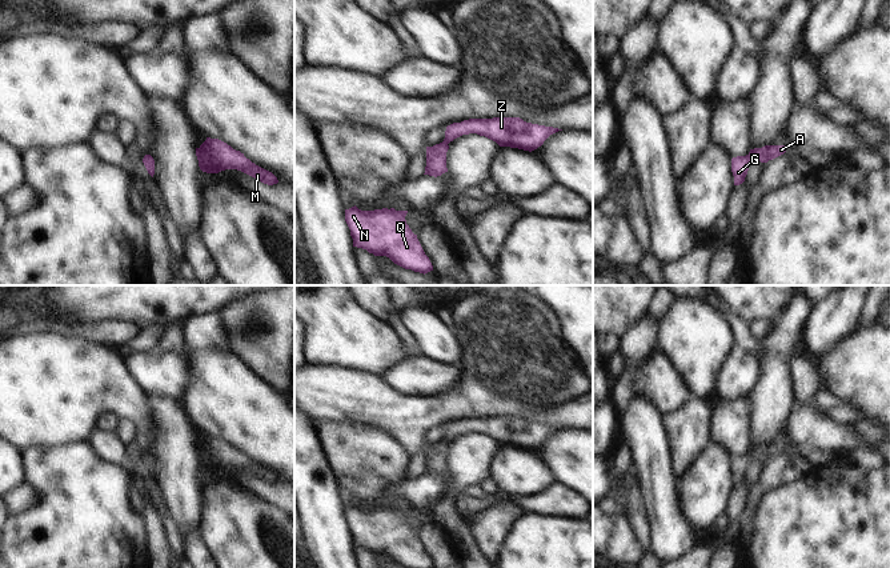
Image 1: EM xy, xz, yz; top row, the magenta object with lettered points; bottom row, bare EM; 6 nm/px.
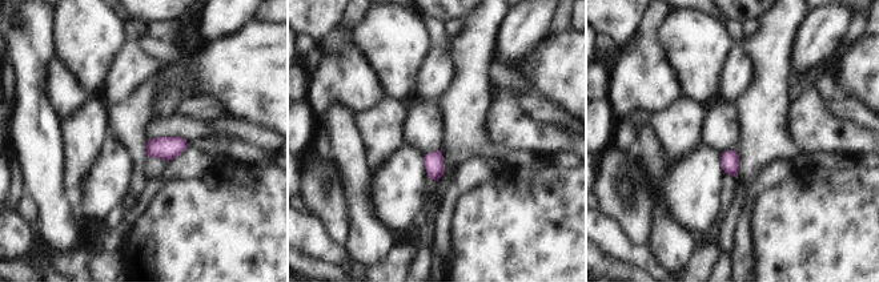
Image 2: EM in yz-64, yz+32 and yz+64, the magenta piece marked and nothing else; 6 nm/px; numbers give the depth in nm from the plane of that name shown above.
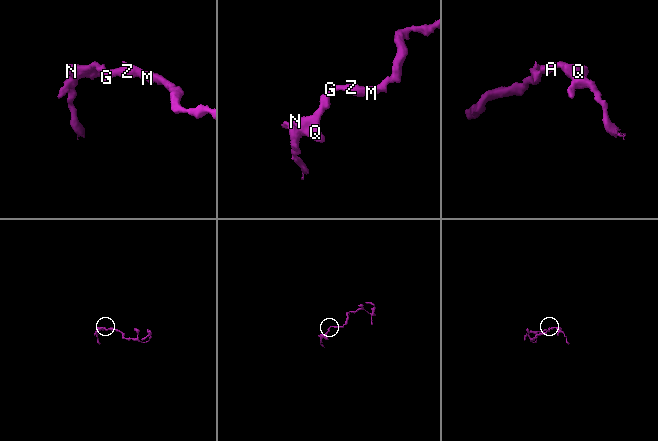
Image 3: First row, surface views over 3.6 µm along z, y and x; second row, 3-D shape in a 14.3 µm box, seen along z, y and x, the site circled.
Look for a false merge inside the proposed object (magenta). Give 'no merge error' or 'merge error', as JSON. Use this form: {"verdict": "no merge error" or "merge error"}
{"verdict": "no merge error"}

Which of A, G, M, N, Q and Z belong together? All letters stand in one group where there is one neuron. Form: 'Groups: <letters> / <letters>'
Groups: A G M N Q Z

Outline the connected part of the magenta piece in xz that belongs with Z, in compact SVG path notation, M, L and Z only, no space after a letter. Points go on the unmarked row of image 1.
M520 416L469 417L461 421L453 421L446 425L442 441L426 445L426 465L424 473L437 476L448 471L448 443L462 433L477 432L496 440L500 445L532 451L558 429L562 428L526 421Z

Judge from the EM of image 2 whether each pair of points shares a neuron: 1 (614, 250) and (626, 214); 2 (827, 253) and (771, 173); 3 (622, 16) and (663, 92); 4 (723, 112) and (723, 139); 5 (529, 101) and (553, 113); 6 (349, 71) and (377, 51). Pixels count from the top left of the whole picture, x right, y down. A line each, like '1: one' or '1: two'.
1: two
2: two
3: two
4: one
5: one
6: two

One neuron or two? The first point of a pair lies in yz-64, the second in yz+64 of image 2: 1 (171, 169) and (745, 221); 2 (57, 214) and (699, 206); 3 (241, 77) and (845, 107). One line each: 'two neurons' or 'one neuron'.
1: one neuron
2: two neurons
3: two neurons

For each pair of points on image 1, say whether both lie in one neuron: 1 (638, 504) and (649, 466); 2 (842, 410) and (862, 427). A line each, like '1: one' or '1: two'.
1: two
2: two

